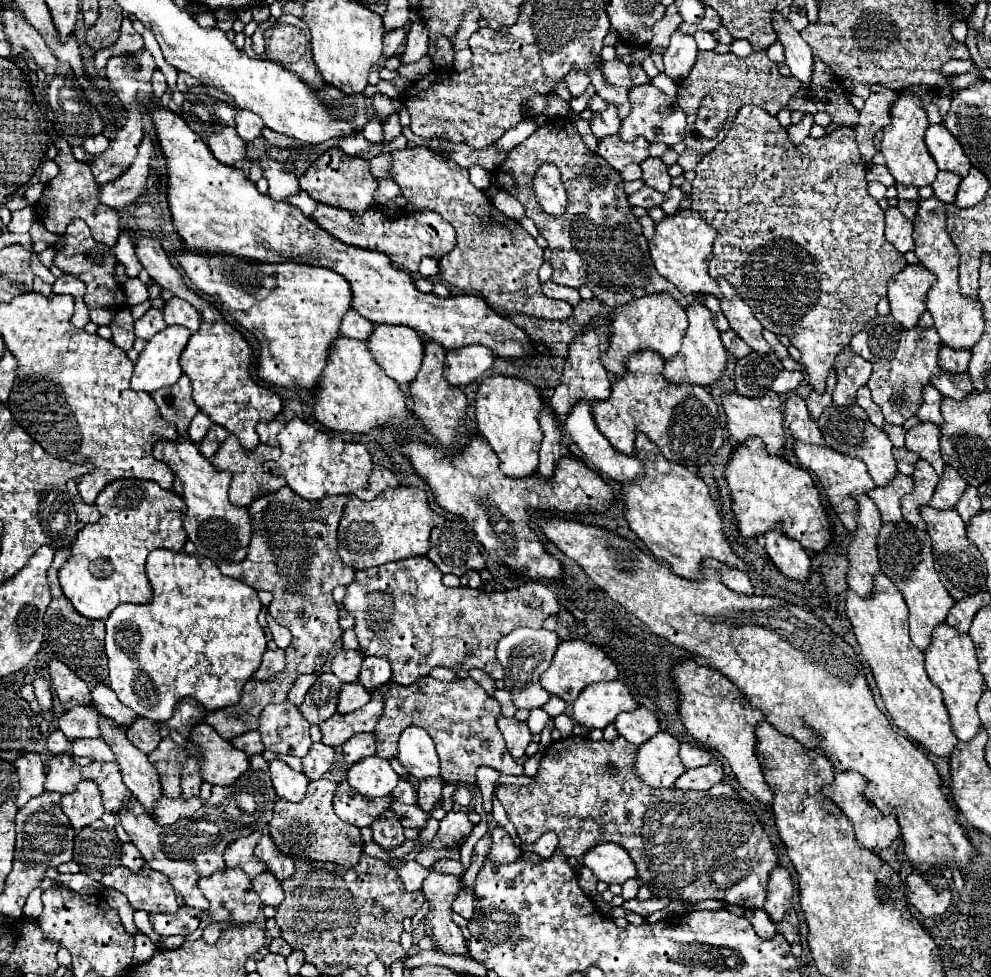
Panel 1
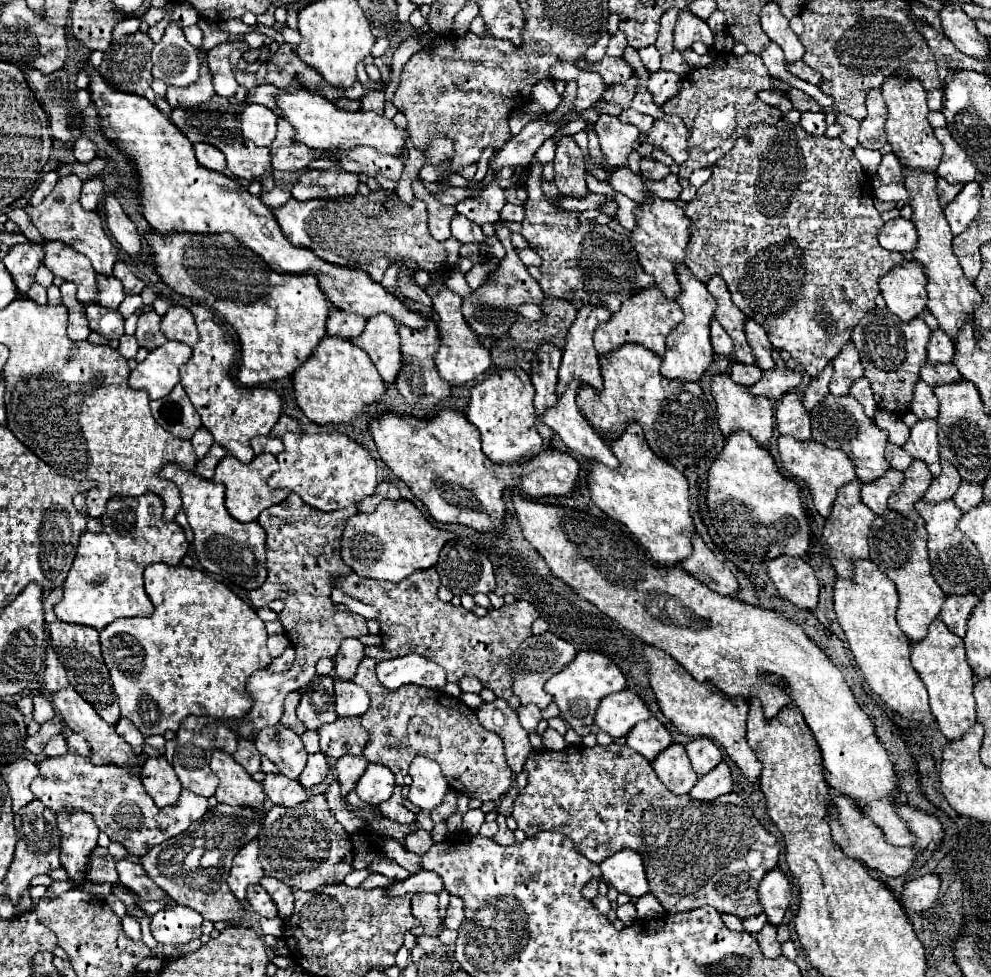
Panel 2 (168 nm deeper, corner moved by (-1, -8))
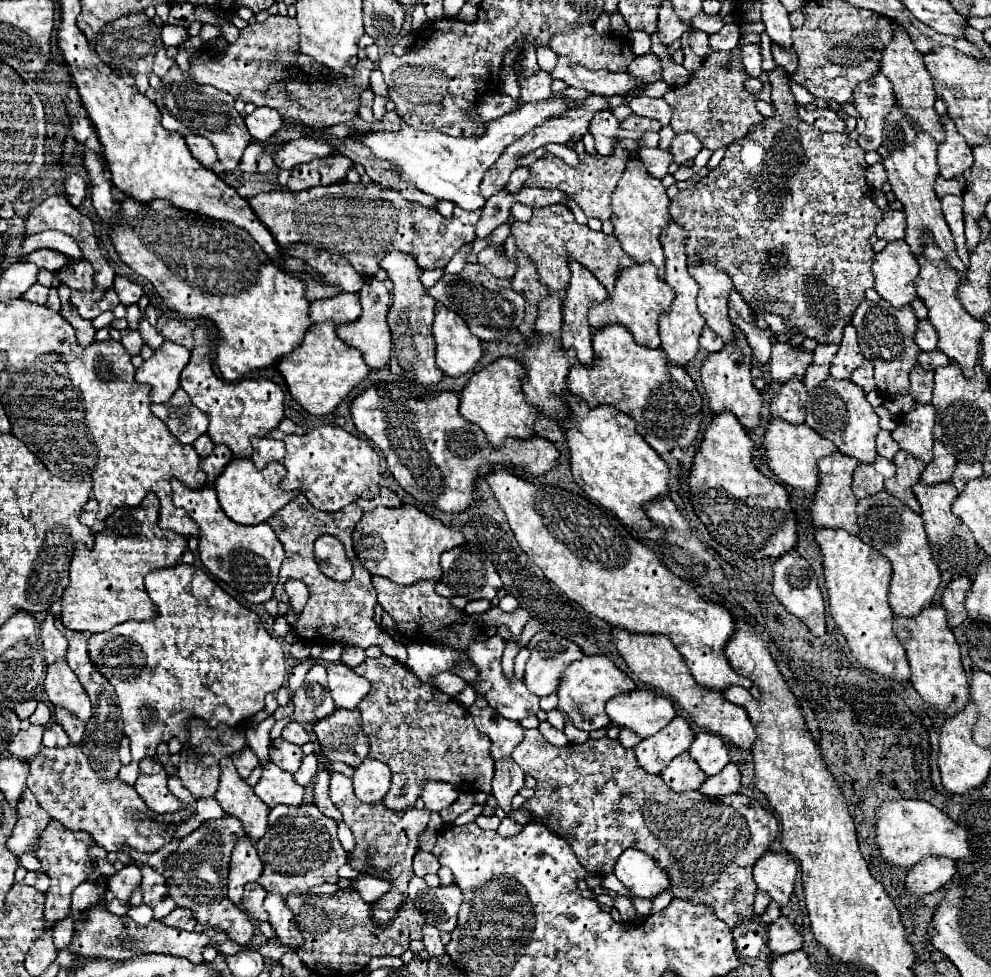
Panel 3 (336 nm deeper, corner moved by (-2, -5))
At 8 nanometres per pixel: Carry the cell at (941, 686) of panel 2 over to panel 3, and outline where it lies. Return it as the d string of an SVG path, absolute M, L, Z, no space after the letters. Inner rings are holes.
M930 604L922 608L918 616L898 616L894 614L894 632L900 644L906 650L908 666L910 666L910 682L914 690L936 710L946 716L958 714L970 700L968 694L968 678L964 674L960 662L960 648L952 630L946 624L946 612L938 604Z

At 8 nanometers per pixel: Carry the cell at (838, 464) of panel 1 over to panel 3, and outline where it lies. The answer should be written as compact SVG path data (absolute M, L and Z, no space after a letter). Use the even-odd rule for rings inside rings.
M770 418L766 432L762 436L762 446L764 446L764 464L768 464L768 468L784 482L790 484L794 488L800 488L808 494L814 494L816 486L818 486L818 458L830 456L832 452L836 452L834 444L830 444L830 440L820 438L808 424L790 424L782 418Z

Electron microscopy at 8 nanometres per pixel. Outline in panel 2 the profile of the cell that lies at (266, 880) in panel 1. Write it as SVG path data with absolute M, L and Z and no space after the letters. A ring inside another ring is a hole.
M251 885L247 889L247 901L261 917L277 917L277 907L273 907L273 899L269 899L269 893L261 885Z

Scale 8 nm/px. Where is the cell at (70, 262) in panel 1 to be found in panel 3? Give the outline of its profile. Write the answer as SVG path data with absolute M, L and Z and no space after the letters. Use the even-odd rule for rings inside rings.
M38 250L24 256L24 260L36 264L39 268L45 268L50 272L56 272L70 262L70 258L62 256L54 250Z

